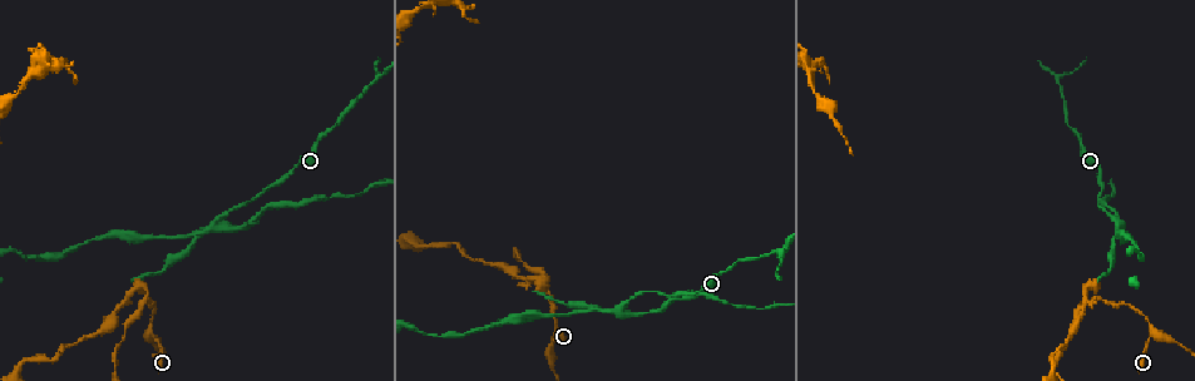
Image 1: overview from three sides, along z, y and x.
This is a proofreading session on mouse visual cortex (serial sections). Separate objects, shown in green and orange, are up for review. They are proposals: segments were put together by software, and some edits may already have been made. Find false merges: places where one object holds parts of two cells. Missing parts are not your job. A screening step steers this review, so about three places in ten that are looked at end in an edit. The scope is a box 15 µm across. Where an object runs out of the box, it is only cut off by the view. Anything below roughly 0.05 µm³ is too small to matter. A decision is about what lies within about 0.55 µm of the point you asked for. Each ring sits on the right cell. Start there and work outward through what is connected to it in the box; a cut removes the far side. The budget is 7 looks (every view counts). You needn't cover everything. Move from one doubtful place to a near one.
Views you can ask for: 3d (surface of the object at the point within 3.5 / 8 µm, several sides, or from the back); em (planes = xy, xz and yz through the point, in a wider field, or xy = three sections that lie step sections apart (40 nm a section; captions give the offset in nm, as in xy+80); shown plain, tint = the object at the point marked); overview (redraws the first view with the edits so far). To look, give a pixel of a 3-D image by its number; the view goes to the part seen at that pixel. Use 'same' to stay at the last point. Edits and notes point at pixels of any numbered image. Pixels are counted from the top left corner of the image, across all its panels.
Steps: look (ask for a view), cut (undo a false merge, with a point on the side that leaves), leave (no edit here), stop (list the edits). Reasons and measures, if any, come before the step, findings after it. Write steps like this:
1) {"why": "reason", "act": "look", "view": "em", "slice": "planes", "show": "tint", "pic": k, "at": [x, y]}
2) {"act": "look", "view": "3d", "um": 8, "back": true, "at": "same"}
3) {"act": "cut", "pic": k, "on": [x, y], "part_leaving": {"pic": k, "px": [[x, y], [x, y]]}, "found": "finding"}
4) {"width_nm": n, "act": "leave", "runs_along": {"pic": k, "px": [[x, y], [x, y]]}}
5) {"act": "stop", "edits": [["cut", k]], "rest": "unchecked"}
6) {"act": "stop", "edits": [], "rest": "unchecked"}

{"why": "abrupt turn", "act": "look", "view": "3d", "um": 3.5, "pic": 1, "at": [554, 342]}

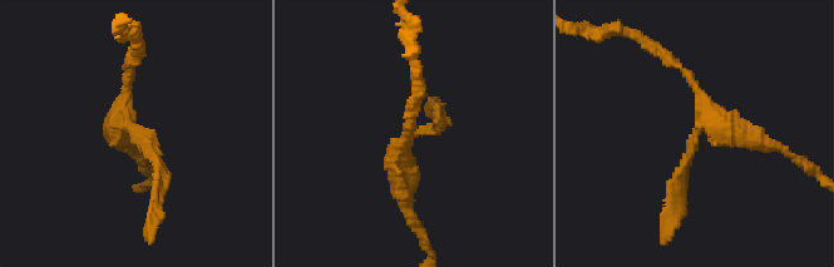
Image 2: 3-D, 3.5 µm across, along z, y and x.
{"why": "now the EM", "act": "look", "view": "em", "slice": "xy", "step": 1, "show": "tint", "pic": 2, "at": [694, 128]}

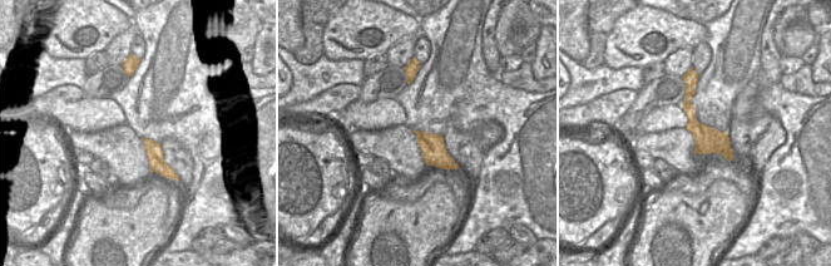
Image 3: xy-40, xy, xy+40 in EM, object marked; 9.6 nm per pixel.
{"act": "leave", "found": "all the same cell"}

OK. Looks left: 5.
{"why": "abrupt turn", "act": "look", "view": "3d", "um": 8, "pic": 1, "at": [143, 304]}

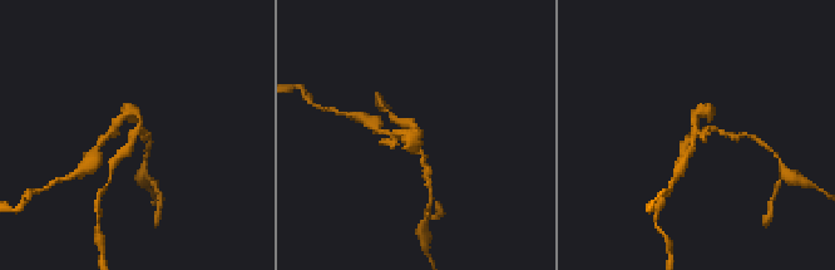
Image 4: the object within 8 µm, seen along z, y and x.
{"act": "look", "view": "3d", "um": 3.5, "pic": 4, "at": [139, 133]}

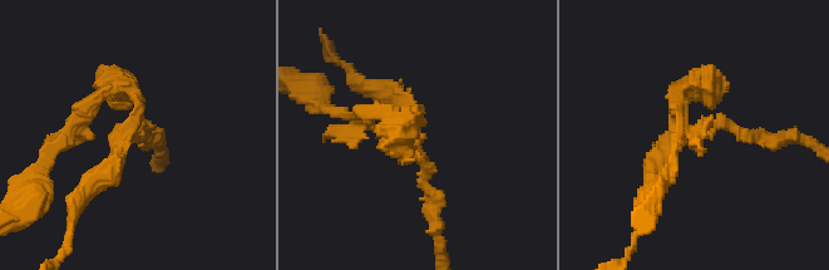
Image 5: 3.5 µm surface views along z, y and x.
{"act": "cut", "pic": 5, "on": [401, 146], "part_leaving": {"pic": 5, "px": [[422, 161], [418, 109], [395, 116]]}, "found": "a second cell is stuck on"}

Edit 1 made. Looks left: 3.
{"why": "a fork", "act": "look", "view": "3d", "um": 3.5, "pic": 1, "at": [1112, 218]}

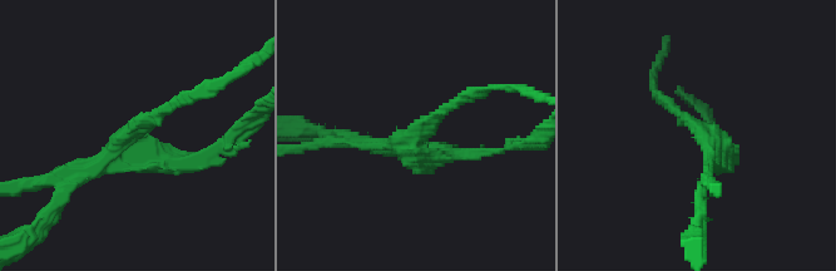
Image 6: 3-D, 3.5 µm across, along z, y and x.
{"act": "look", "view": "em", "slice": "xy", "step": 2, "show": "tint", "pic": 6, "at": [127, 131]}

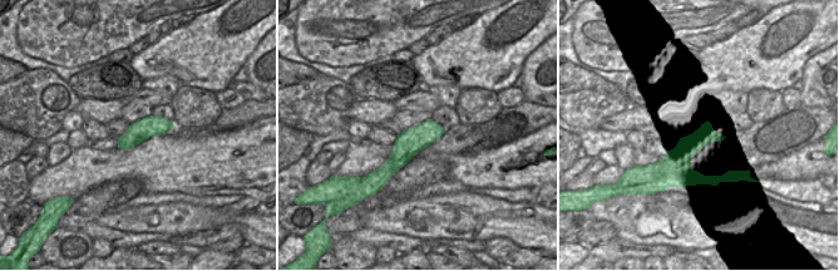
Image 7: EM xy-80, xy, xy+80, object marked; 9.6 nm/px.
{"arm_widths_nm": [150, 150, 200], "act": "cut", "pic": 6, "on": [177, 153], "part_leaving": {"pic": 6, "px": [[711, 159], [708, 182], [717, 190]]}, "found": "two cells meet here"}

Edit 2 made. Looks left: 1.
{"act": "stop", "edits": [["cut", 5], ["cut", 6]], "rest": "unchecked"}

